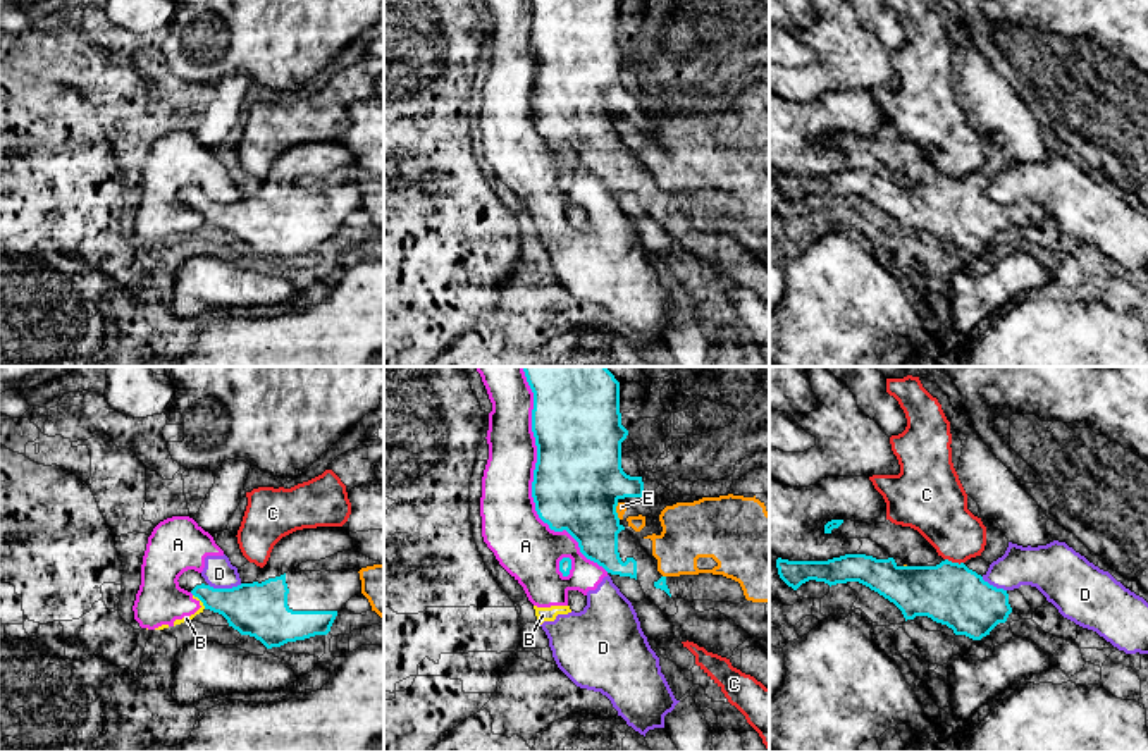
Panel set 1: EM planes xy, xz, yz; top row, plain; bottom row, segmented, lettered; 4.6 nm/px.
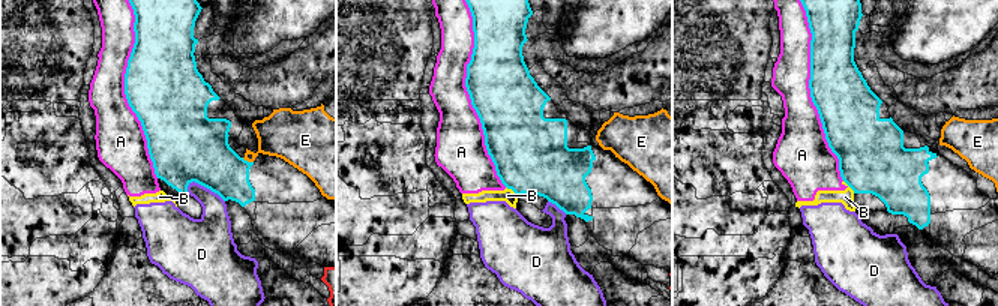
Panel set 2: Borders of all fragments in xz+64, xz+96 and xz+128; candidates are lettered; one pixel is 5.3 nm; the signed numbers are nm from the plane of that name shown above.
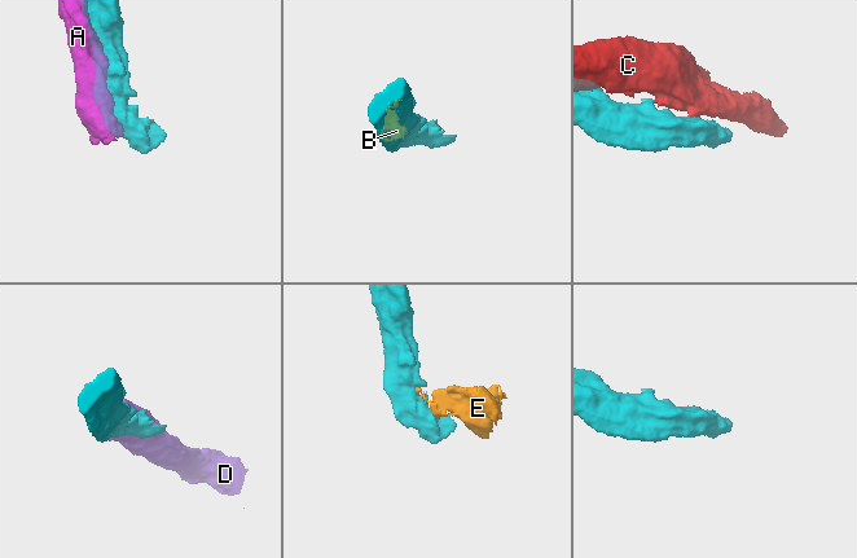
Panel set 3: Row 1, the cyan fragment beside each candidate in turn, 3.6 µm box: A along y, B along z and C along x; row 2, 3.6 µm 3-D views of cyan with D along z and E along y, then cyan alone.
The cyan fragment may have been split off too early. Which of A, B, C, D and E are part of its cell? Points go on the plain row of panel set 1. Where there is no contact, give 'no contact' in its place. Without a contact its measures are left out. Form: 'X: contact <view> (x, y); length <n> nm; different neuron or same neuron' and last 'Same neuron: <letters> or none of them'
A: contact xz (532, 104); length 950 nm; different neuron
B: contact xy (200, 214); length 90 nm; different neuron
C: contact yz (954, 178); length 90 nm; different neuron
D: contact xy (224, 203); length 160 nm; different neuron
E: contact xz (615, 126); length 80 nm; different neuron
Same neuron: none of them

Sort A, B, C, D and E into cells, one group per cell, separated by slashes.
A B D / C / E

